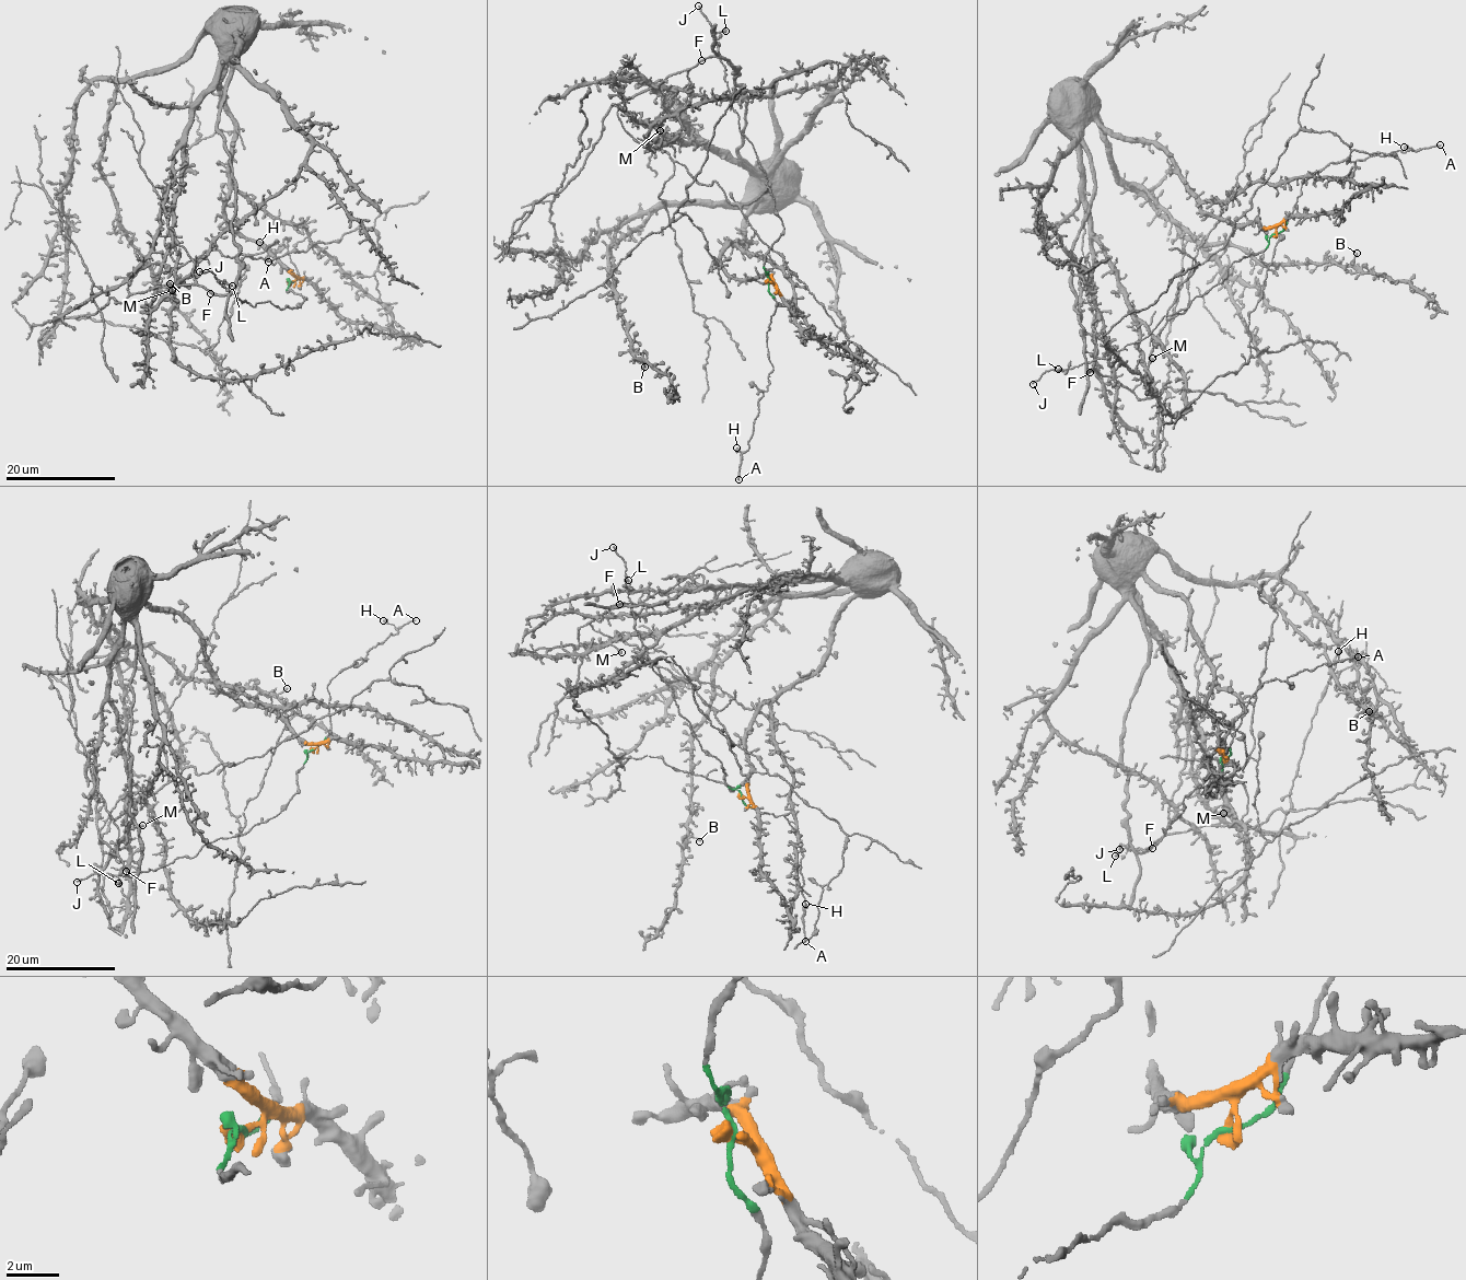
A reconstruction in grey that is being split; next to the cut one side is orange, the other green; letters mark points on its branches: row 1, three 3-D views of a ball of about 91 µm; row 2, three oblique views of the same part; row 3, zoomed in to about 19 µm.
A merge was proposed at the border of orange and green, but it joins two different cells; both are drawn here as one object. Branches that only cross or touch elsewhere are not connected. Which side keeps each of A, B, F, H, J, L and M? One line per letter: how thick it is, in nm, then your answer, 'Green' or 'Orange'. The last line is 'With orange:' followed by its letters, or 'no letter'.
A: Thickness 160 nm. Green
B: Thickness 200 nm. Orange
F: Thickness 240 nm. Orange
H: Thickness 440 nm. Green
J: Thickness 160 nm. Green
L: Thickness 320 nm. Green
M: Thickness 360 nm. Orange
With orange: B, F, M

